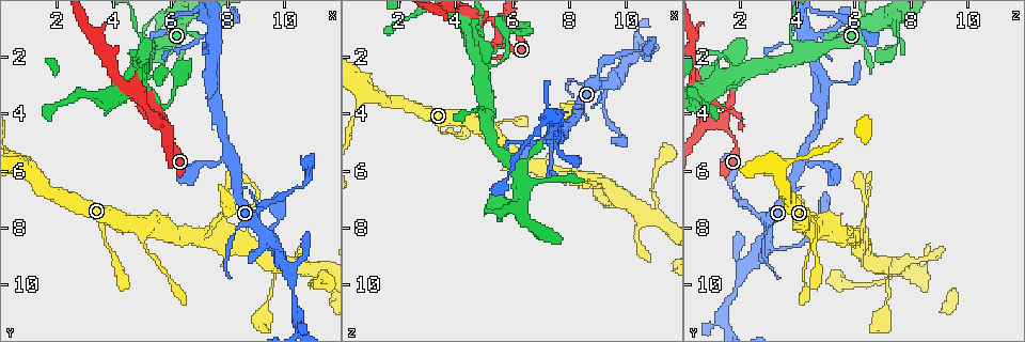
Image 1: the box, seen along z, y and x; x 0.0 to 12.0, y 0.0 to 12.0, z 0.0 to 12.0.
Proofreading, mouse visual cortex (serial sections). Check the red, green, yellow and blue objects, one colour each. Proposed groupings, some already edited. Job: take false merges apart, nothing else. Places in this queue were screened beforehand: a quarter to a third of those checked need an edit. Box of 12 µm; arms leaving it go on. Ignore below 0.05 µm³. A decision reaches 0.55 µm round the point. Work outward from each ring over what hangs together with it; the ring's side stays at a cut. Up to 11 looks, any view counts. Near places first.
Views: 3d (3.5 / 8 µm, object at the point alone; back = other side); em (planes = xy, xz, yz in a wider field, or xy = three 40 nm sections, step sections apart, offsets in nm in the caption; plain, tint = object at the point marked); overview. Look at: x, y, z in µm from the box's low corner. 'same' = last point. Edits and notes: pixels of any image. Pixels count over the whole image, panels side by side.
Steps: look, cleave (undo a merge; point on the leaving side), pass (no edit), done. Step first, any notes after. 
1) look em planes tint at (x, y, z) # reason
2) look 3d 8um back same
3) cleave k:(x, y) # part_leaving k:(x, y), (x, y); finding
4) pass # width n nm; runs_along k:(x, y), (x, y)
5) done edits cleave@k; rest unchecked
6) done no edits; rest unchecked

look 3d 3.5um at (9.5, 8.5, 2.8) # calibre changes

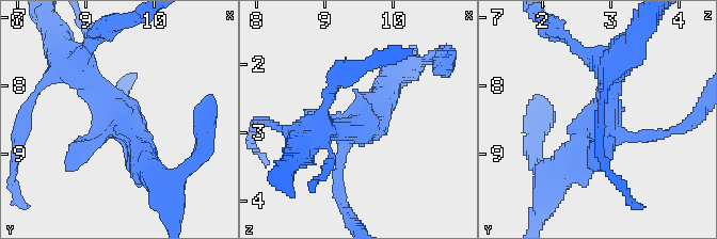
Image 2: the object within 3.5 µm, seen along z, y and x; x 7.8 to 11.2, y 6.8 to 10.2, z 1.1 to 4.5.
look em xy step 2 tint at (9.55, 8.55, 2.90) # need the tissue

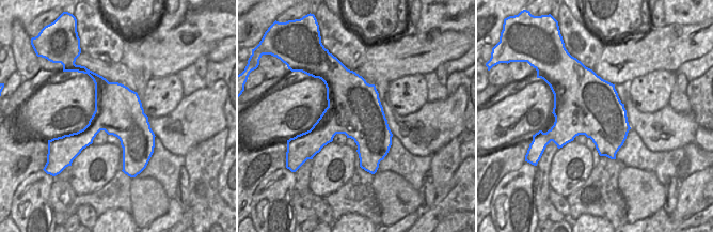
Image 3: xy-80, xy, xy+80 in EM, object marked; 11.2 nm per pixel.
pass # runs_along 2:(75, 68), (124, 114), (150, 173); one cell here

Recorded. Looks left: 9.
look 3d 3.5um at (10.4, 11.3, 1.5) # arms part here

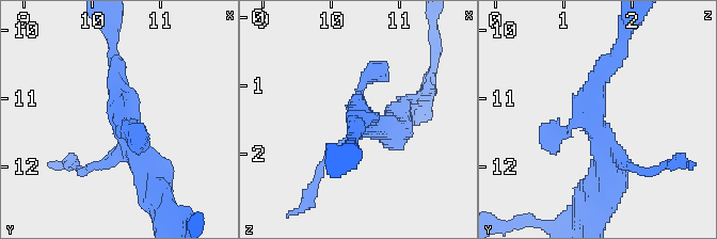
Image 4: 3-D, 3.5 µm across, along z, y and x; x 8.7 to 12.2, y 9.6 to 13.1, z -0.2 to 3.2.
look em xy step 5 tint at (10.45, 11.25, 1.45) # now the EM

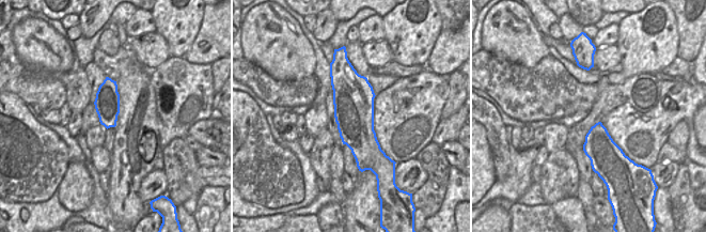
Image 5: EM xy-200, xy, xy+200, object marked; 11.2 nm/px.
pass # width 460 nm; runs_along 4:(112, 50), (125, 136), (158, 165); continuous, no second cell

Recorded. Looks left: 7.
look 3d 3.5um at (5.3, 9.0, 4.5) # narrows sharply

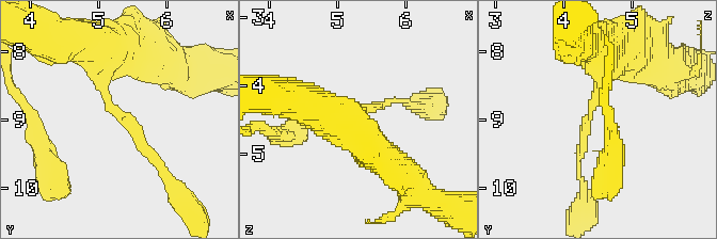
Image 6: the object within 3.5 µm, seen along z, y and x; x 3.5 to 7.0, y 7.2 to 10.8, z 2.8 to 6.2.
look em xy step 3 plain at (5.30, 8.95, 4.45) # arm_widths 150, 400 nm

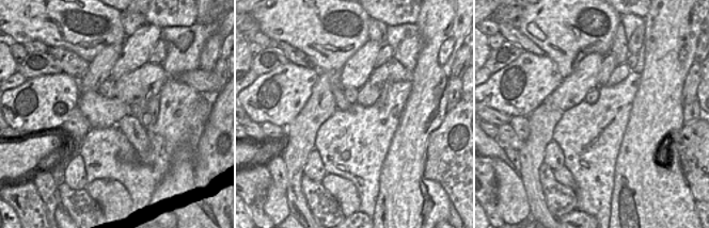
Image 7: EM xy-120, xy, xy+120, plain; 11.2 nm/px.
look em xy step 3 tint same

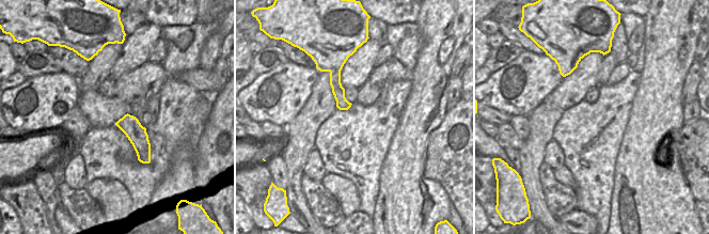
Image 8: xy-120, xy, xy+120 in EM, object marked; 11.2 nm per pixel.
pass # runs_along 8:(337, 73), (336, 89), (345, 107); all the same cell

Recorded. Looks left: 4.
look 3d 3.5um back at (7.2, 8.4, 5.7) # arms run side by side

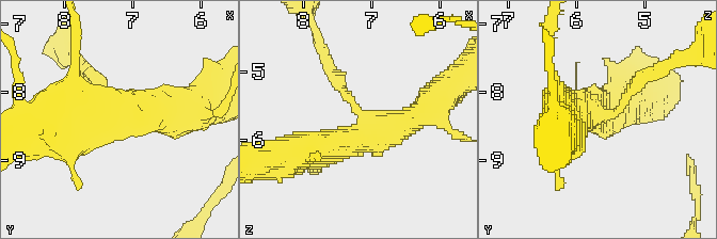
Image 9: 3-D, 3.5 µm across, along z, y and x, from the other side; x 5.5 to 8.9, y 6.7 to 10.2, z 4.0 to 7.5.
look em xy step 1 tint at (7.15, 8.35, 5.65) # arms 4; arm_widths 150, 350, 400, 500 nm; need the tissue

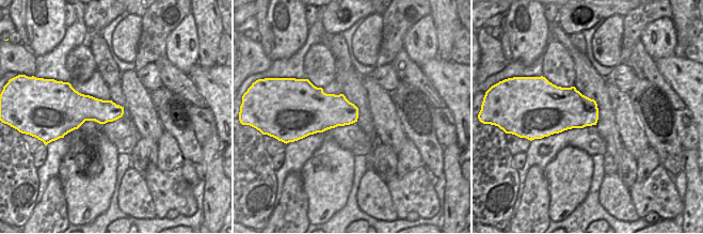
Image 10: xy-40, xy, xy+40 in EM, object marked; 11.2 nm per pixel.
pass # runs_along 9:(439, 100), (402, 125), (314, 146); all the same cell

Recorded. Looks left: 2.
done no edits; rest unchecked

